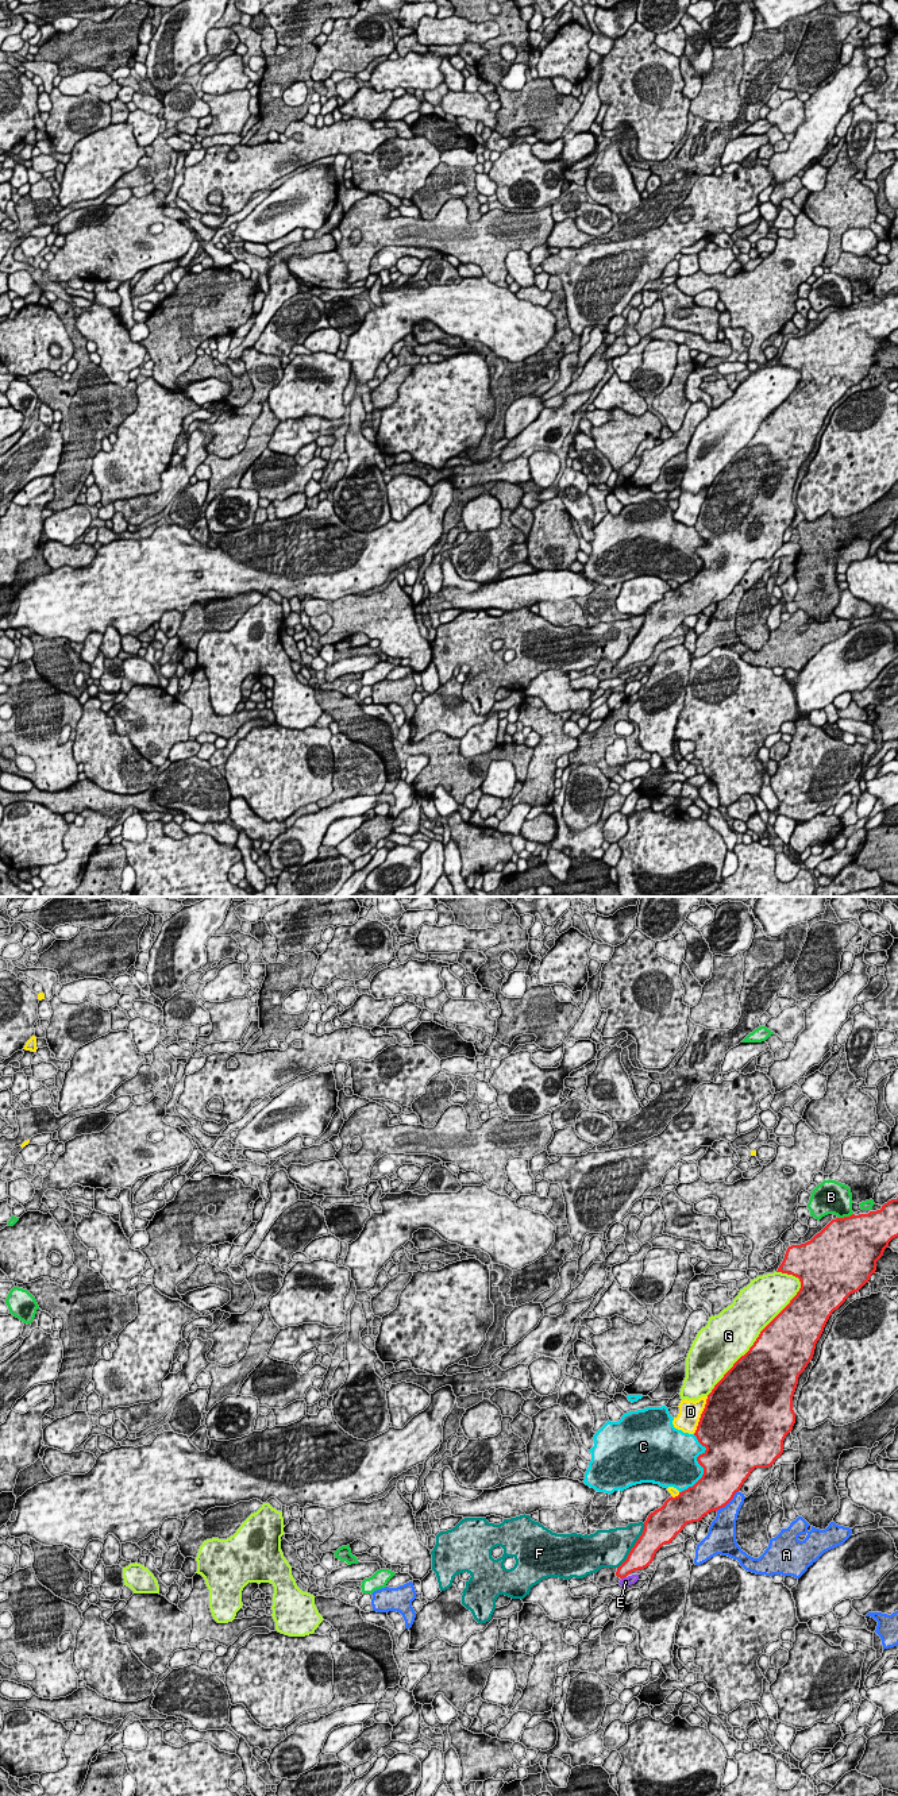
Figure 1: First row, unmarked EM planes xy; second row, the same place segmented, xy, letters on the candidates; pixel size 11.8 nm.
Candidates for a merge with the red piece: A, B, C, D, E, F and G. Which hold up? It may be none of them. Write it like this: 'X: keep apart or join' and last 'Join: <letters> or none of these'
A: keep apart
B: keep apart
C: keep apart
D: keep apart
E: keep apart
F: keep apart
G: keep apart
Join: none of these

